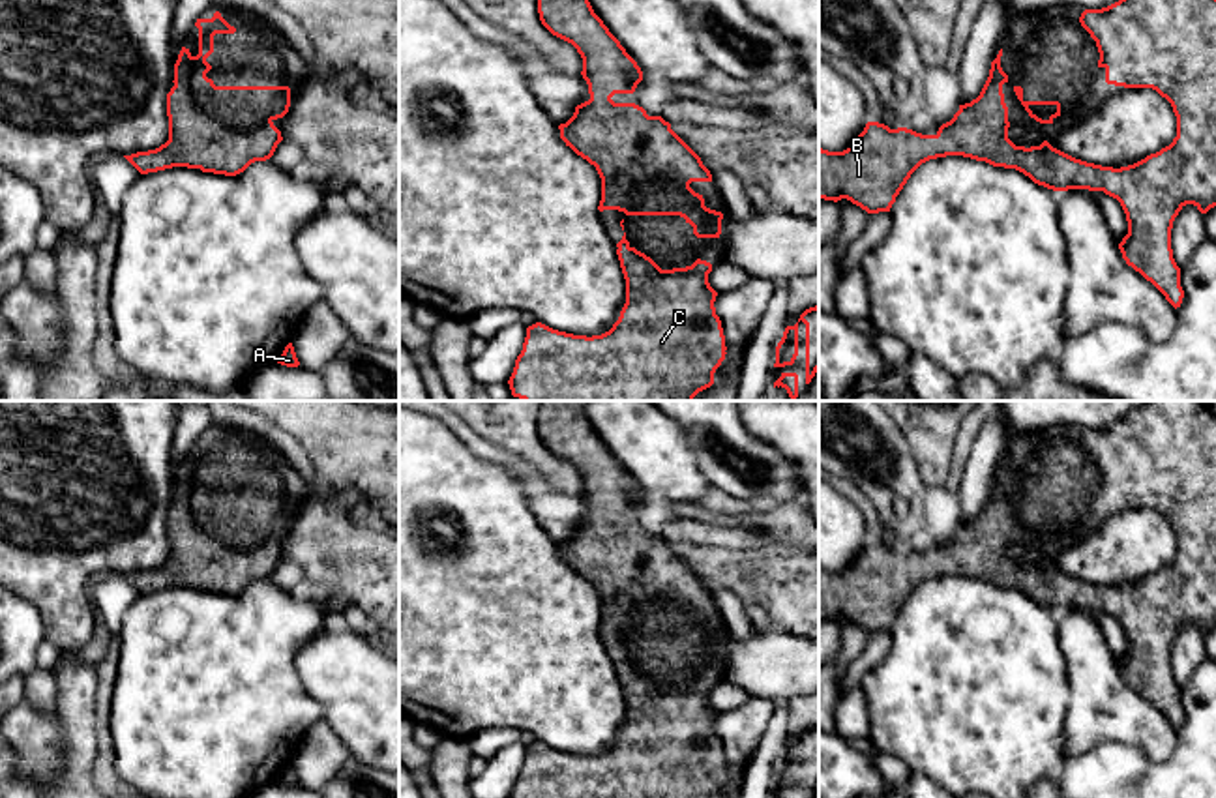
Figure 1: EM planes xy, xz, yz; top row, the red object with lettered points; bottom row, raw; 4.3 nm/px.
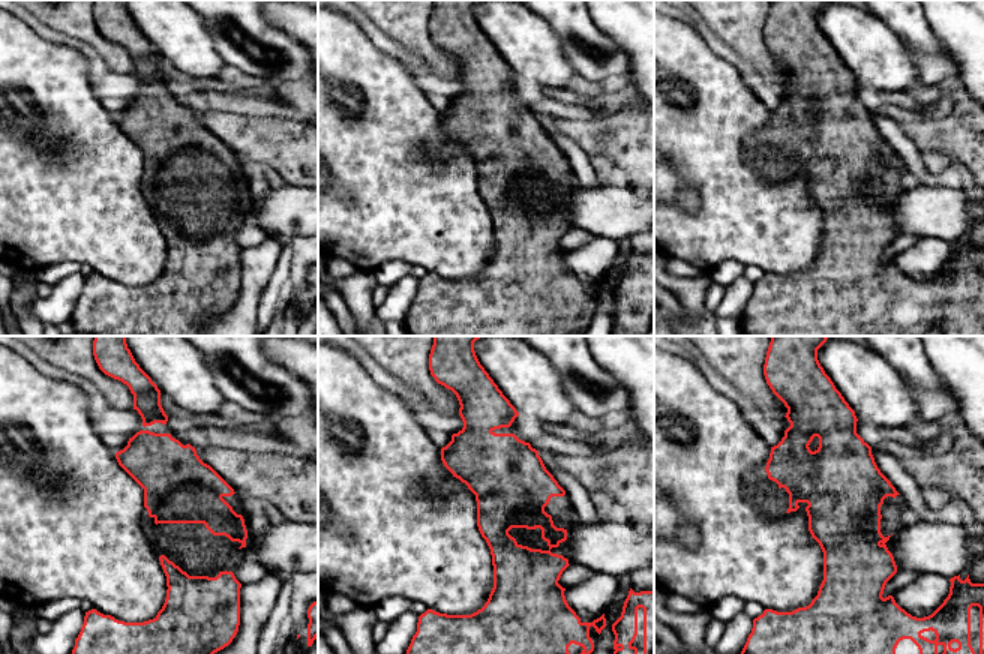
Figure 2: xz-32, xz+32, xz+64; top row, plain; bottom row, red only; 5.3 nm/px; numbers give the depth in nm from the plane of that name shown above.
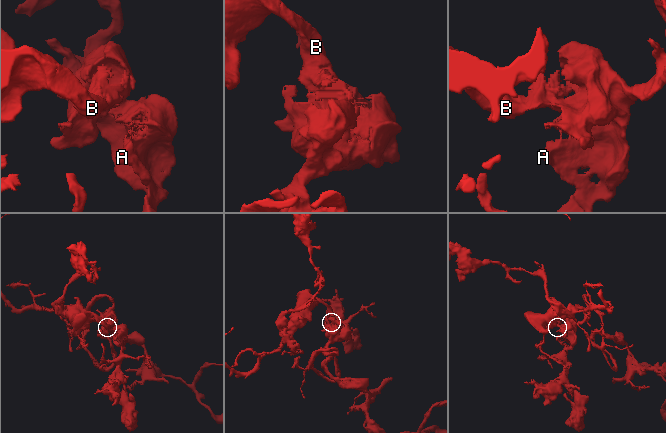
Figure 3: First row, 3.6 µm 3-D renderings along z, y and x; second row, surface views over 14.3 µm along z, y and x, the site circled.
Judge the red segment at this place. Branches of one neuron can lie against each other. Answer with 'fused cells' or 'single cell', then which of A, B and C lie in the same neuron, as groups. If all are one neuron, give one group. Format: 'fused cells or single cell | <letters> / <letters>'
single cell | A B C

